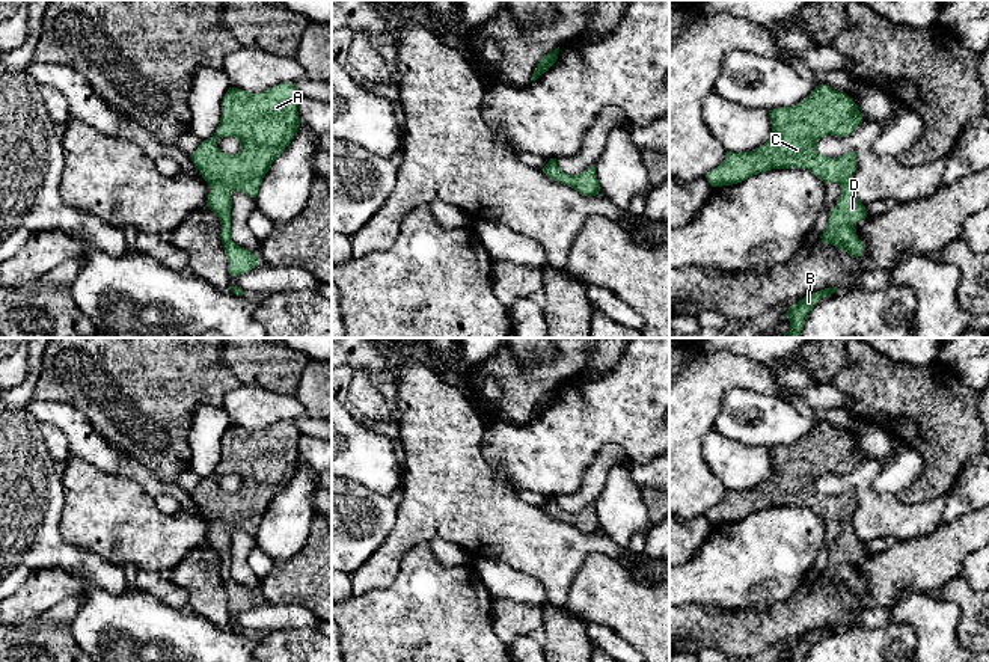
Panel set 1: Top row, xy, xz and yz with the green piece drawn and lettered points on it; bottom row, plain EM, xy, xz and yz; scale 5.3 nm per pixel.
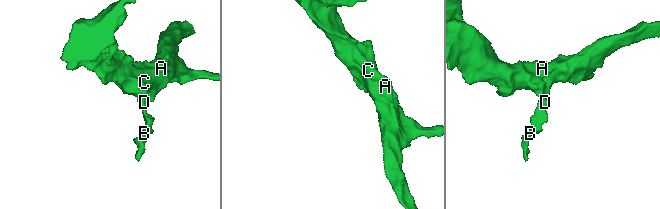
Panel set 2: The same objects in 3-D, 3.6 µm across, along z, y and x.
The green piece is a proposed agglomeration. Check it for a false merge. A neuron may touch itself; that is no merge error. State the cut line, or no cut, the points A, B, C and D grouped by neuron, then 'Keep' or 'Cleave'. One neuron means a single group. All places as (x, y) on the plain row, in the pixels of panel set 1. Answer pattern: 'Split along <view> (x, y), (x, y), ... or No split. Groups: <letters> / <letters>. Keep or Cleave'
No split. Groups: A B C D. Keep

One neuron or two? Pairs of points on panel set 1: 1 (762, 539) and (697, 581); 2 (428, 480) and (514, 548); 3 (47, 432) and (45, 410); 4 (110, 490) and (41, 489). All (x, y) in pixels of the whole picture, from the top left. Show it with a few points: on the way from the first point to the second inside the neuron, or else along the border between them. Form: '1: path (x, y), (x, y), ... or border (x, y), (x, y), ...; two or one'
1: path (745, 555), (727, 573), (713, 576); one
2: path (450, 489), (471, 504), (493, 527); one
3: border (39, 422), (55, 426), (65, 436), (70, 451); two
4: border (62, 478), (64, 508), (58, 524); two

